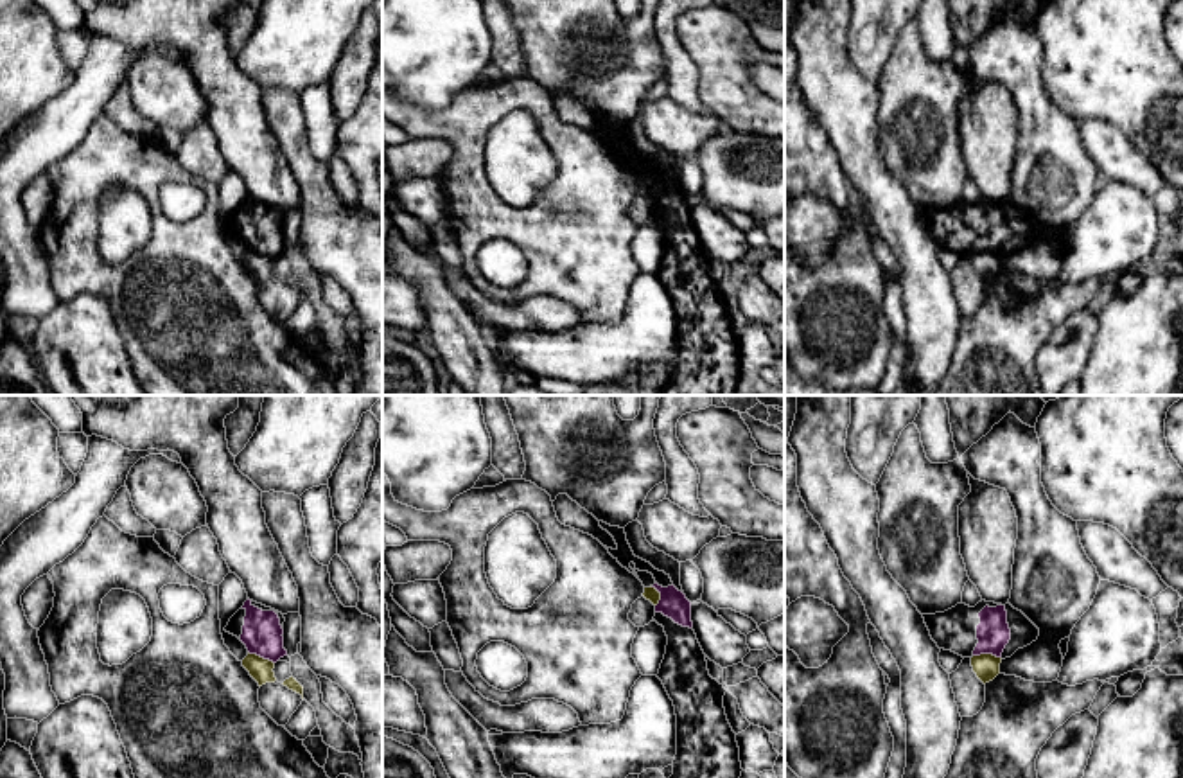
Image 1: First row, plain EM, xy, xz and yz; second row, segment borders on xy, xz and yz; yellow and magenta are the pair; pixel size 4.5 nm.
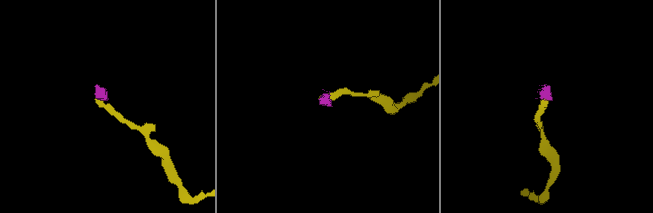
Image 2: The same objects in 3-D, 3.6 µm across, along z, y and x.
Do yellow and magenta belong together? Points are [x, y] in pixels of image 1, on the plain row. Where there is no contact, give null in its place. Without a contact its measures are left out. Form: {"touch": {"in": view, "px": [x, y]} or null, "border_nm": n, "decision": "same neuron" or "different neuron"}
{"touch": {"in": "yz", "px": [988, 252]}, "border_nm": 130, "decision": "different neuron"}

